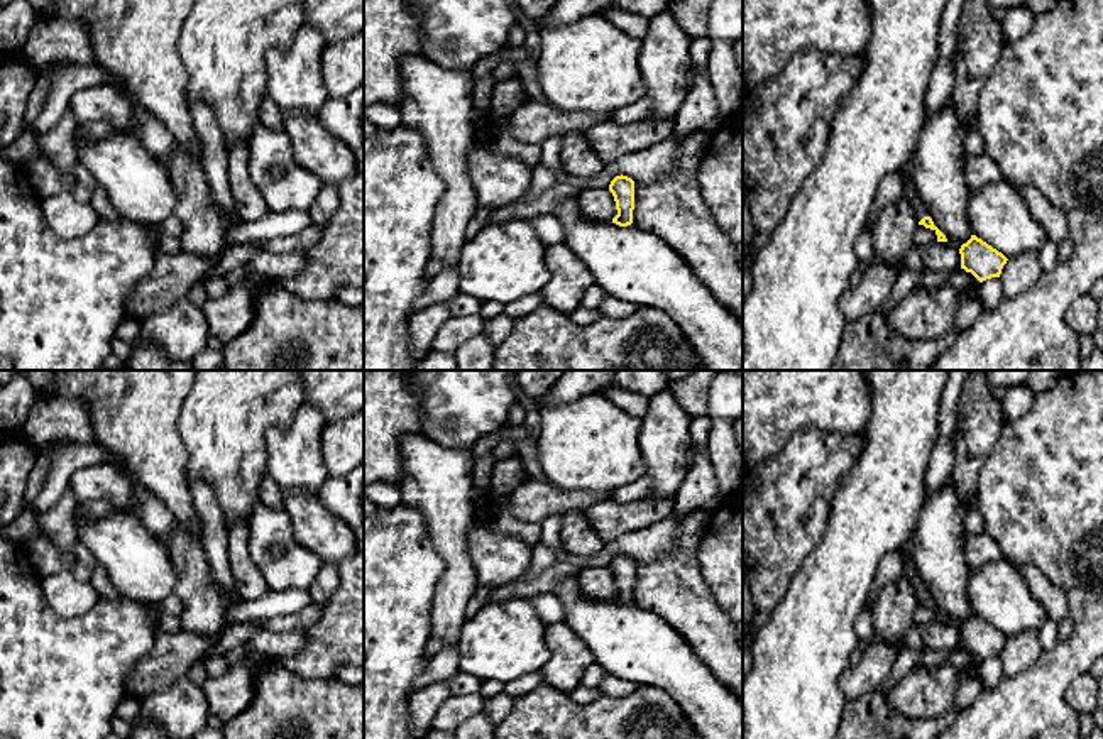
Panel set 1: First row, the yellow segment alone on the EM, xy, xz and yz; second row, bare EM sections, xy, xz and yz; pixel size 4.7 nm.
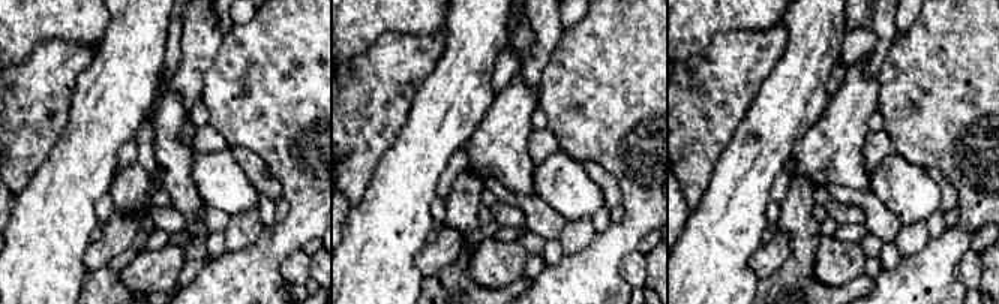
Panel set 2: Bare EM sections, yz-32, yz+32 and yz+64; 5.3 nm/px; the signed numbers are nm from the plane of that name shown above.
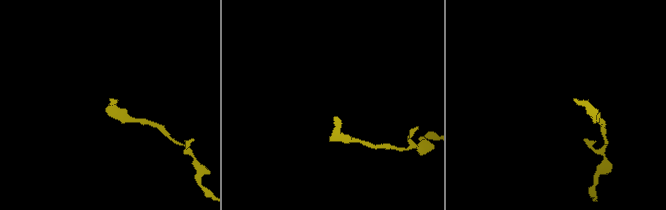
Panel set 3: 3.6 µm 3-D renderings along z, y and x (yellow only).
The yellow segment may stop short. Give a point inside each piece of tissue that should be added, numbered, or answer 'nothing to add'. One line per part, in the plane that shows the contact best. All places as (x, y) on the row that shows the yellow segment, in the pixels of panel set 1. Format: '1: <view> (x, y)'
1: yz (909, 191)

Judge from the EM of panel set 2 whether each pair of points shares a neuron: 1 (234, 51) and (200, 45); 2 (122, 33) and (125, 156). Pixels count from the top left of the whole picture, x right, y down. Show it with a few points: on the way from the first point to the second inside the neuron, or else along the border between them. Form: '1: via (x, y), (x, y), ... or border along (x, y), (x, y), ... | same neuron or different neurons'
1: border along (224, 36), (218, 56), (203, 80) | different neurons
2: border along (132, 138), (119, 150), (114, 171) | different neurons

